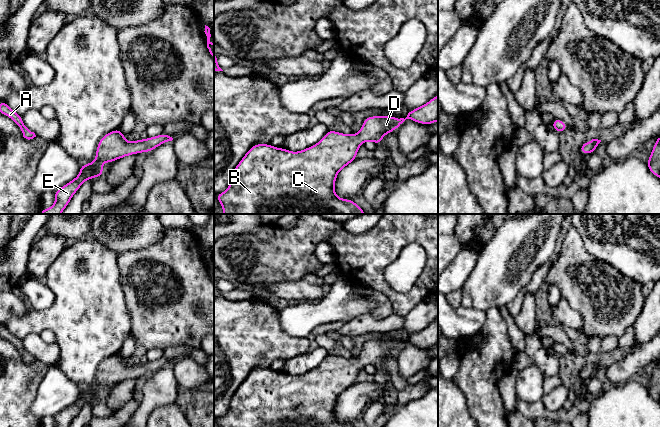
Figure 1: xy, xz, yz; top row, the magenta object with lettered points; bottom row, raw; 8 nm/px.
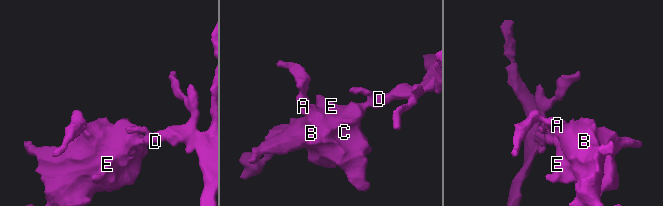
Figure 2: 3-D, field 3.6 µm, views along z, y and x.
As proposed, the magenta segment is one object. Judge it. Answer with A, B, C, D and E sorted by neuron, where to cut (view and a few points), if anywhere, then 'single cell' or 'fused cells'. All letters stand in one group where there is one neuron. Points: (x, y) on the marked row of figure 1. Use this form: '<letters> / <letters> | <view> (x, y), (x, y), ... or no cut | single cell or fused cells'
A B C D E | no cut | single cell

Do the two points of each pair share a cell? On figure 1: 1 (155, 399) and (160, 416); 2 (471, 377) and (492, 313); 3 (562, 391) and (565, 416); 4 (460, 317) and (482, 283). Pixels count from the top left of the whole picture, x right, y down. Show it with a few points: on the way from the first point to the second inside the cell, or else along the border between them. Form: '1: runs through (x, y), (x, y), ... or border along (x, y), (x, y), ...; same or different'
1: border along (174, 402), (168, 405), (158, 405), (148, 416); different
2: runs through (482, 361), (490, 351), (492, 329); same
3: border along (541, 400), (549, 410), (558, 410), (562, 407); different
4: border along (461, 305), (467, 308), (478, 308), (485, 312); different

